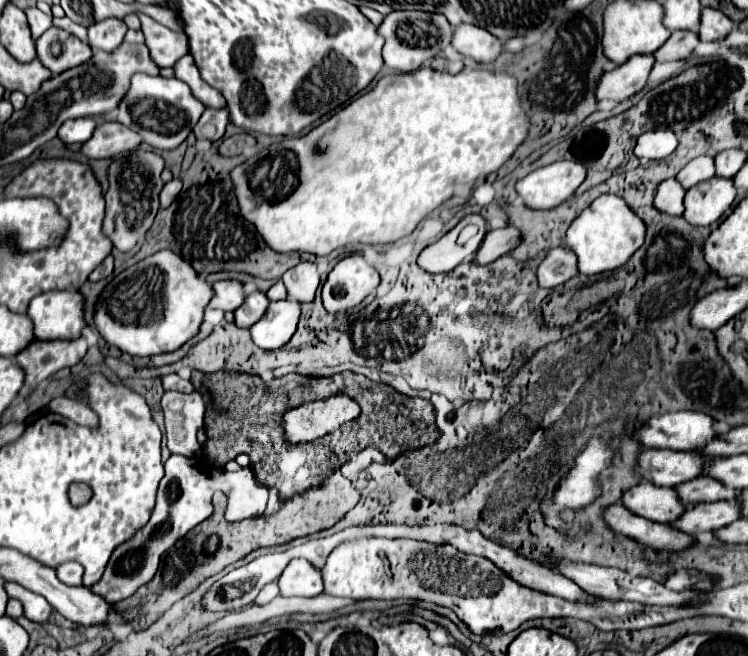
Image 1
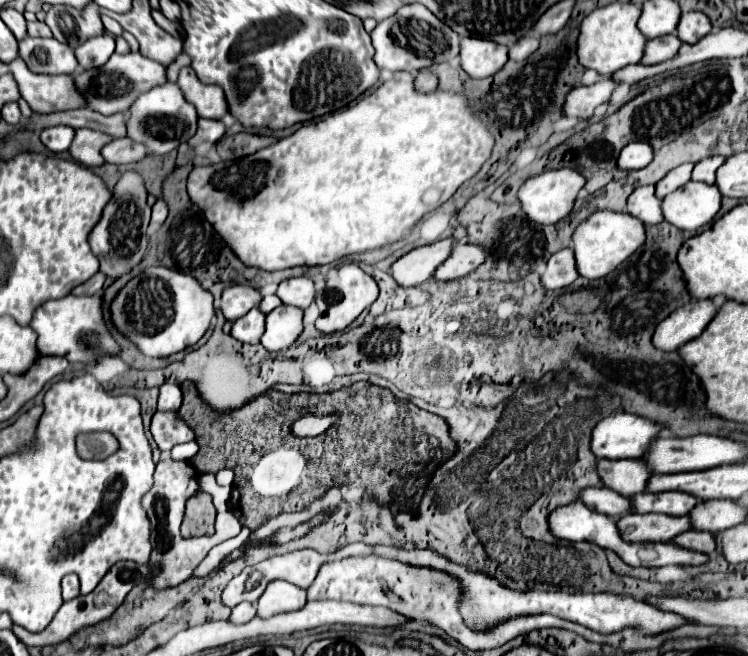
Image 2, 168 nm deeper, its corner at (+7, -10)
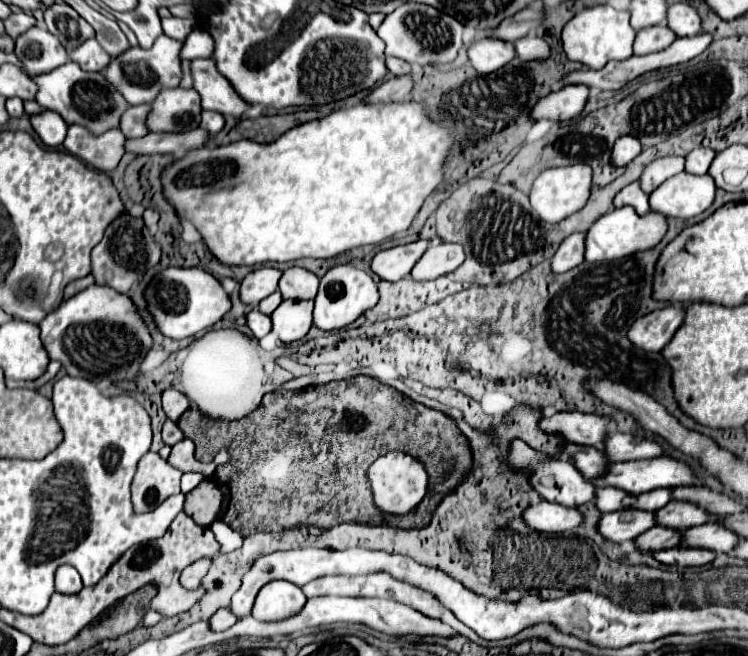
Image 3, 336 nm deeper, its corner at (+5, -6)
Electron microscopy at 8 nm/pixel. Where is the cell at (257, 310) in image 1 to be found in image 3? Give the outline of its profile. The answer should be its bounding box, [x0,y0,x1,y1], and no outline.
[246,308,272,340]

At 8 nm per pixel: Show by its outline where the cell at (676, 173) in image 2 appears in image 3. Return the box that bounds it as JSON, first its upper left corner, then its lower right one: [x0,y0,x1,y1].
[642,156,684,194]

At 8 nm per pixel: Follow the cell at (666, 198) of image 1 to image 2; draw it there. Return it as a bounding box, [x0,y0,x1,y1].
[626,186,664,224]

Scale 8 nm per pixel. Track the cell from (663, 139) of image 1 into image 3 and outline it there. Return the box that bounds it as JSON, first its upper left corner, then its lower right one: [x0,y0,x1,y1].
[612,136,642,166]

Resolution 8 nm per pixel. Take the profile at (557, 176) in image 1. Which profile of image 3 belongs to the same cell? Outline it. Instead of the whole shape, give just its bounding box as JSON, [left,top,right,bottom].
[530,164,592,224]

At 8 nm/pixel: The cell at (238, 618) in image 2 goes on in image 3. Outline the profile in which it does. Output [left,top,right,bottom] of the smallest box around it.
[210,608,236,632]

